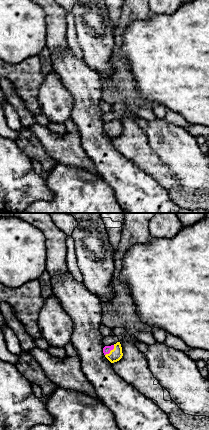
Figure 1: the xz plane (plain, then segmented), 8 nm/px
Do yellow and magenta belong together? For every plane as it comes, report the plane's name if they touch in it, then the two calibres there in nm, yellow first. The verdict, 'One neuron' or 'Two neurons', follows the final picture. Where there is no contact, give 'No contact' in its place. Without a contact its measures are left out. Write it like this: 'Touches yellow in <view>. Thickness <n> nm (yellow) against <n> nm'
Touches yellow in xz. Thickness 100 nm (yellow) against 60 nm

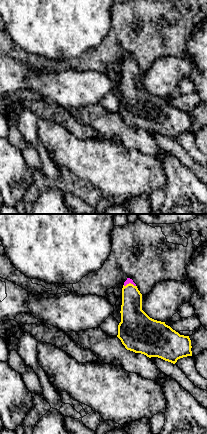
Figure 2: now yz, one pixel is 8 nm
Touches yellow in yz. Thickness 180 nm (yellow) against 40 nm

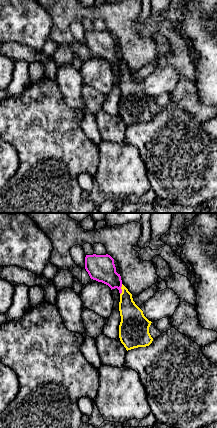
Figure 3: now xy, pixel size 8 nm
Touches yellow in xy. Thickness 190 nm (yellow) against 220 nm

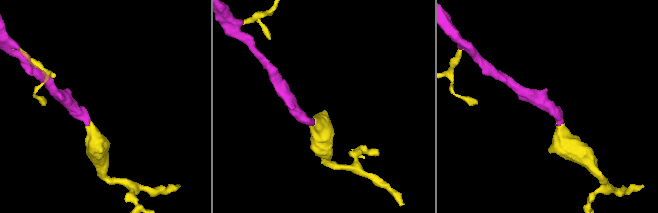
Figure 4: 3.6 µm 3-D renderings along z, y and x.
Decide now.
One neuron

